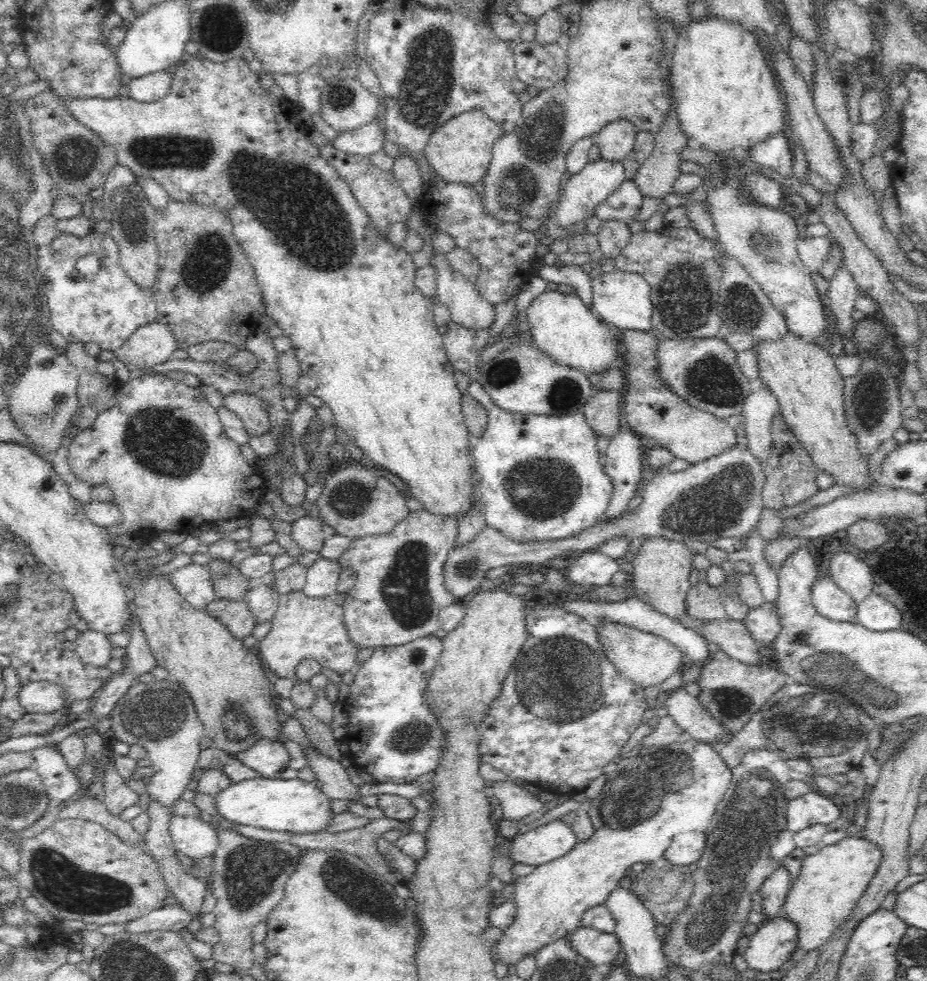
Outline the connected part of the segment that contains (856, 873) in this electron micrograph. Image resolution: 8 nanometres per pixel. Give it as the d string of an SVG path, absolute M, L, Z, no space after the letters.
M860 835L826 845L817 854L804 858L802 870L794 882L790 882L790 890L781 909L783 918L794 923L798 931L796 948L813 951L830 940L833 932L846 920L866 892L880 862L882 849Z

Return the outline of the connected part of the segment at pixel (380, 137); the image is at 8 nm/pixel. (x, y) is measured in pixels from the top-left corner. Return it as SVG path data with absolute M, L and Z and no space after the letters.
M376 116L372 122L364 126L343 133L338 132L338 136L333 140L332 146L348 154L355 154L361 157L378 154L384 148L386 134L382 124L377 120Z

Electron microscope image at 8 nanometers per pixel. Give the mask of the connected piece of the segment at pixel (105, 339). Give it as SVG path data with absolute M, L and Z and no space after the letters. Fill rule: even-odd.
M92 230L87 236L76 237L61 233L50 245L38 247L37 268L42 274L43 295L48 305L50 326L56 330L69 344L82 345L94 342L100 345L102 352L116 352L134 335L134 332L144 324L156 321L157 308L151 290L135 284L121 268L119 249L112 236ZM96 254L100 259L100 271L92 278L86 278L79 273L76 264L82 256Z

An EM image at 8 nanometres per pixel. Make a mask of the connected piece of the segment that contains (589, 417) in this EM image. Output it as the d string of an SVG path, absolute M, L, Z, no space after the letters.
M596 390L586 401L582 412L596 436L609 439L620 428L620 400L618 390Z

